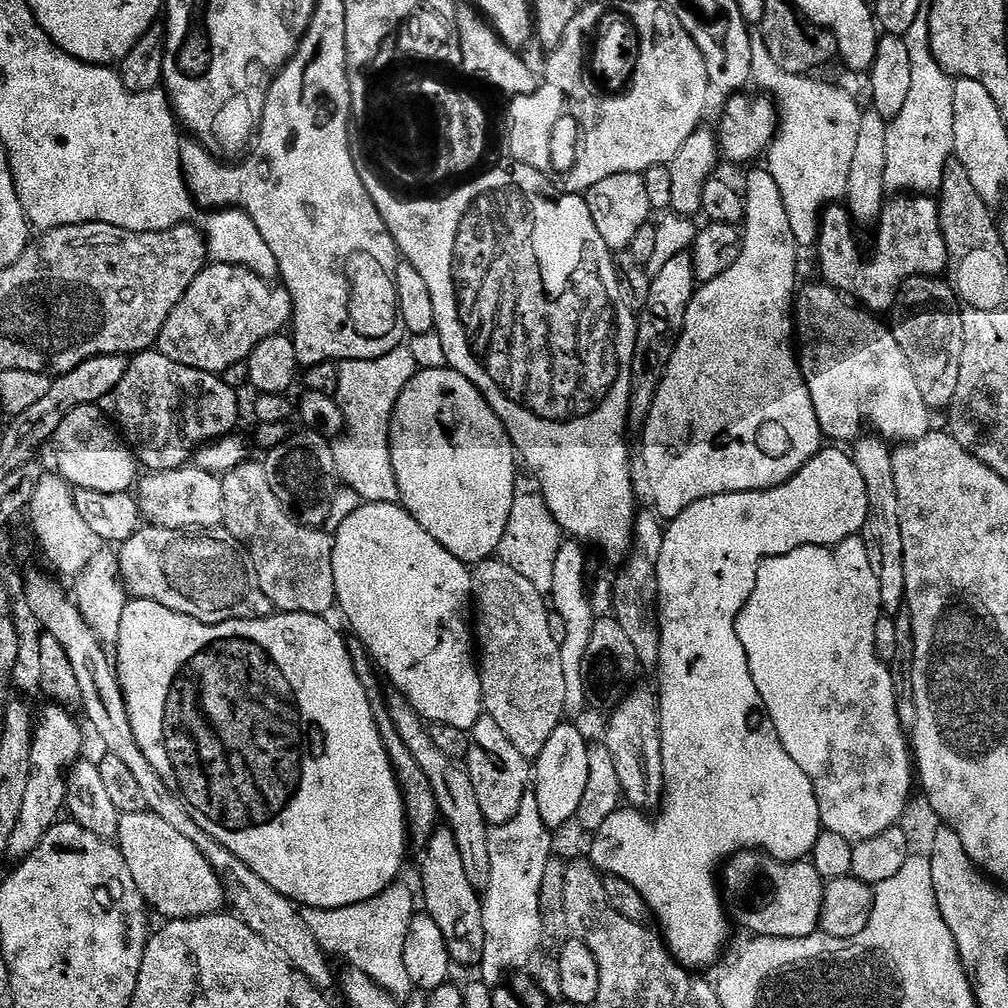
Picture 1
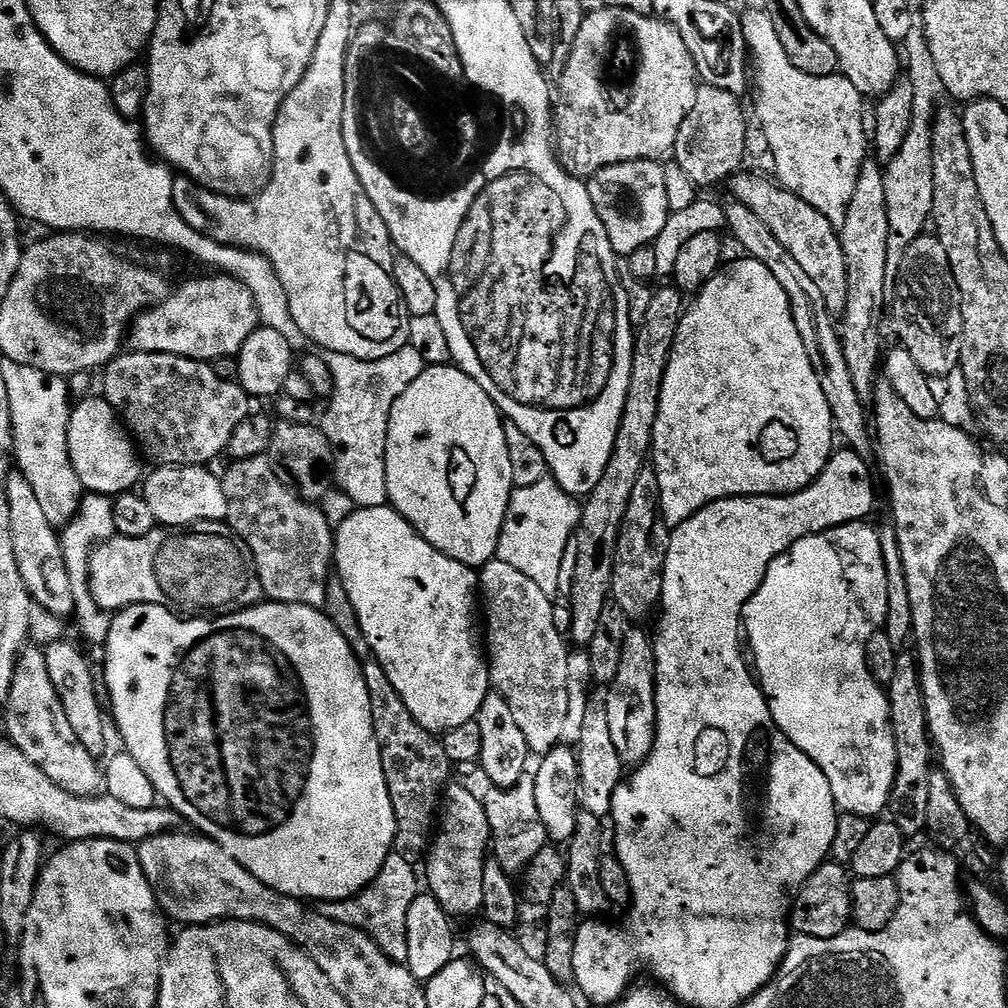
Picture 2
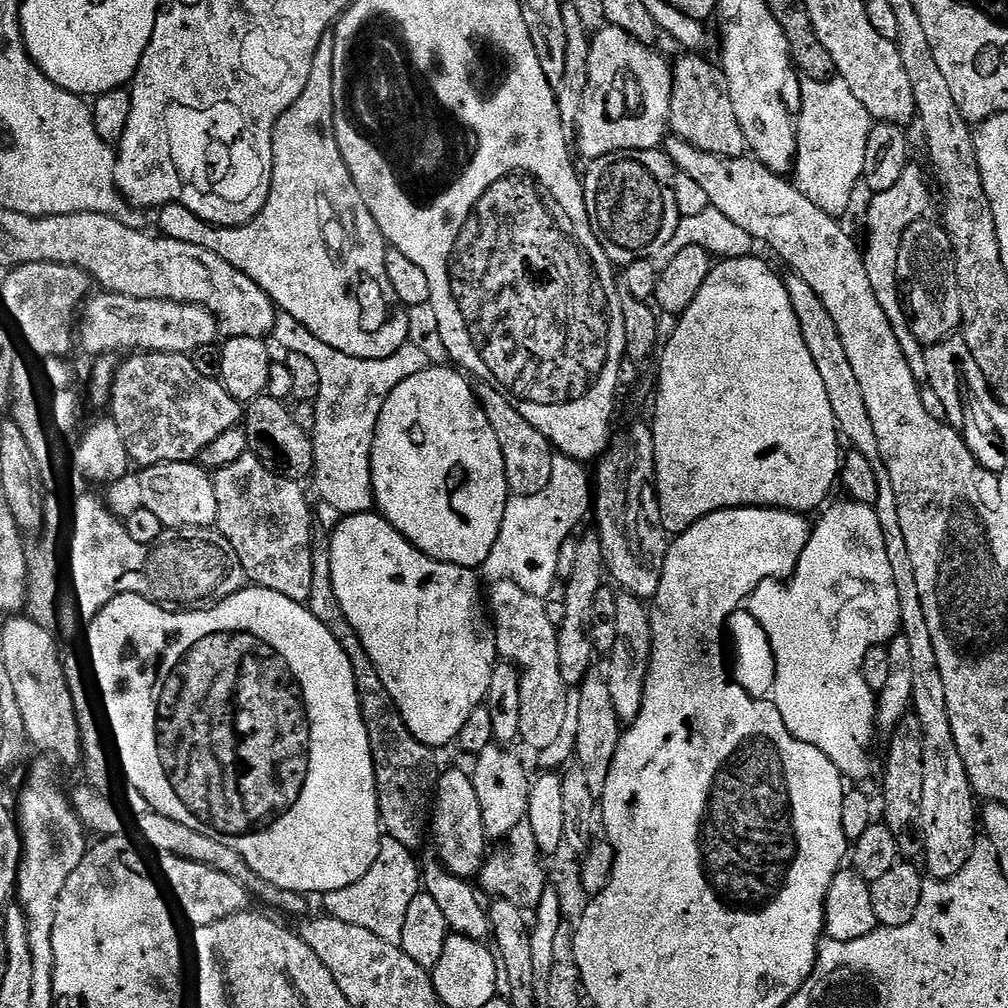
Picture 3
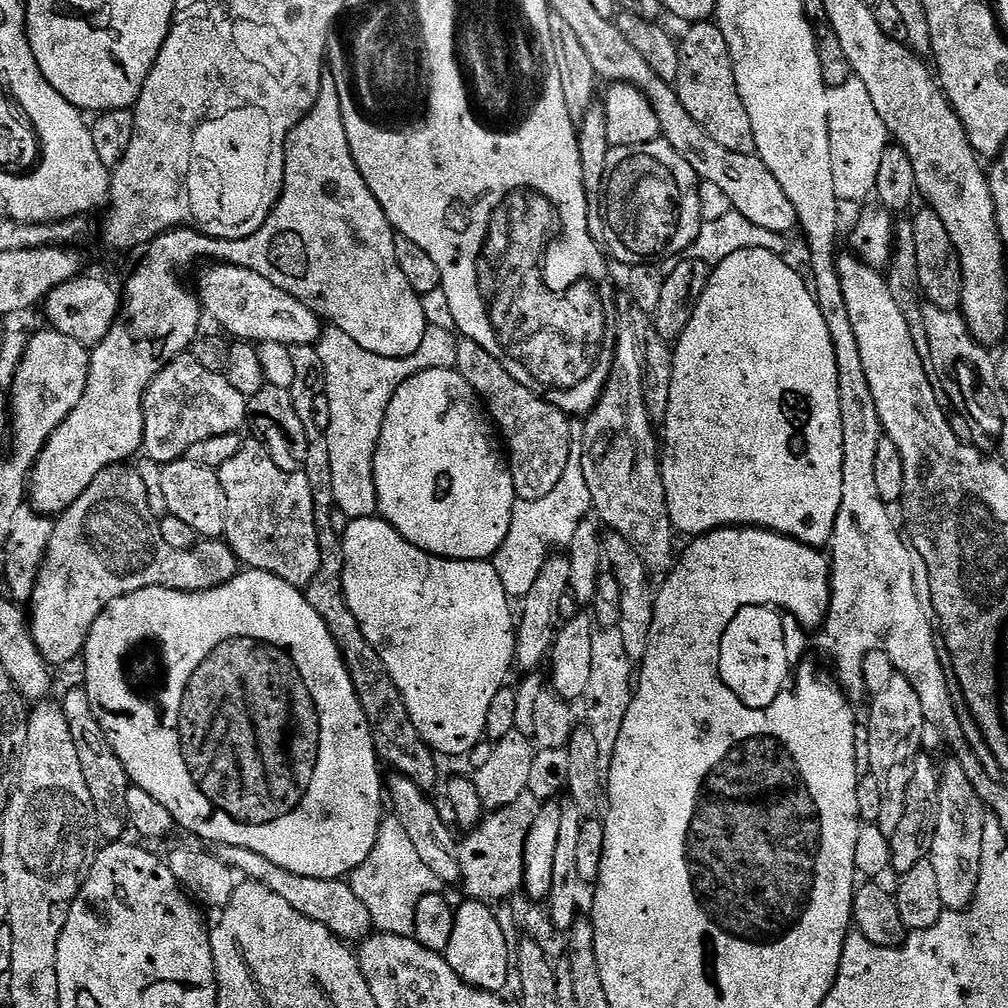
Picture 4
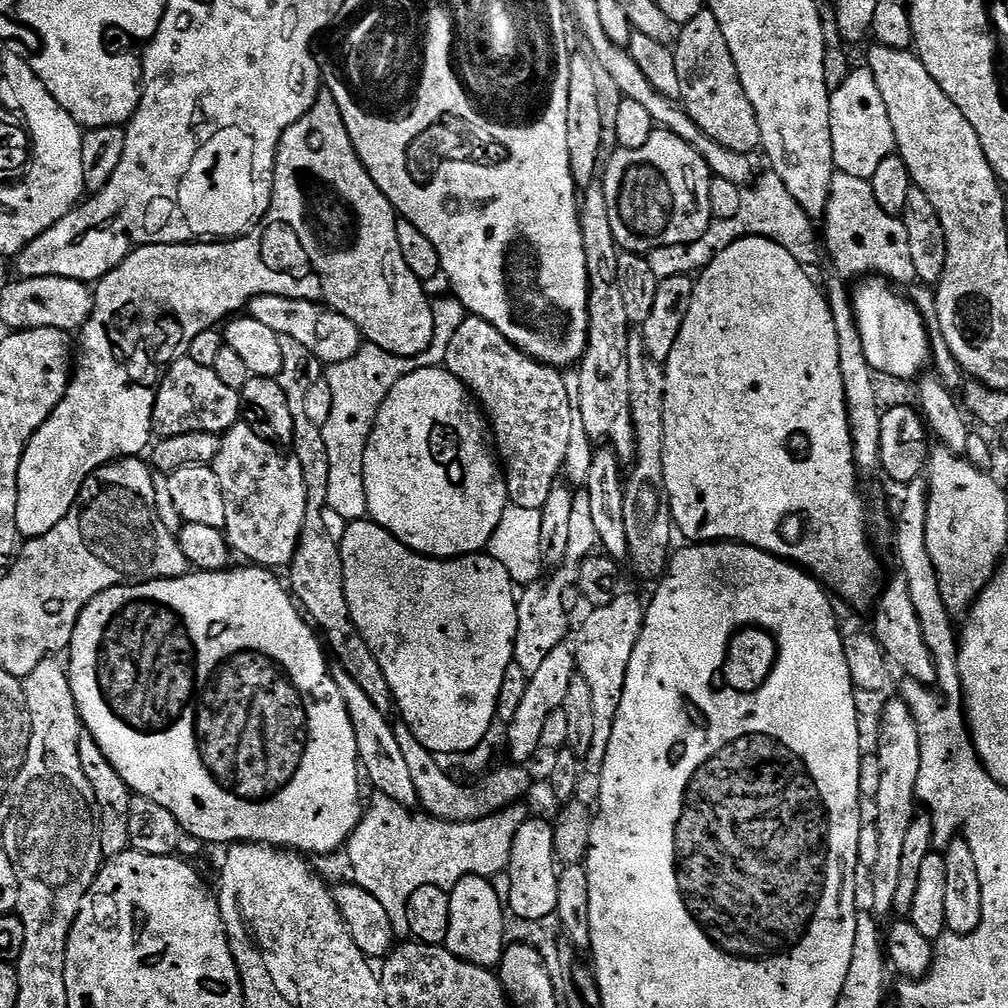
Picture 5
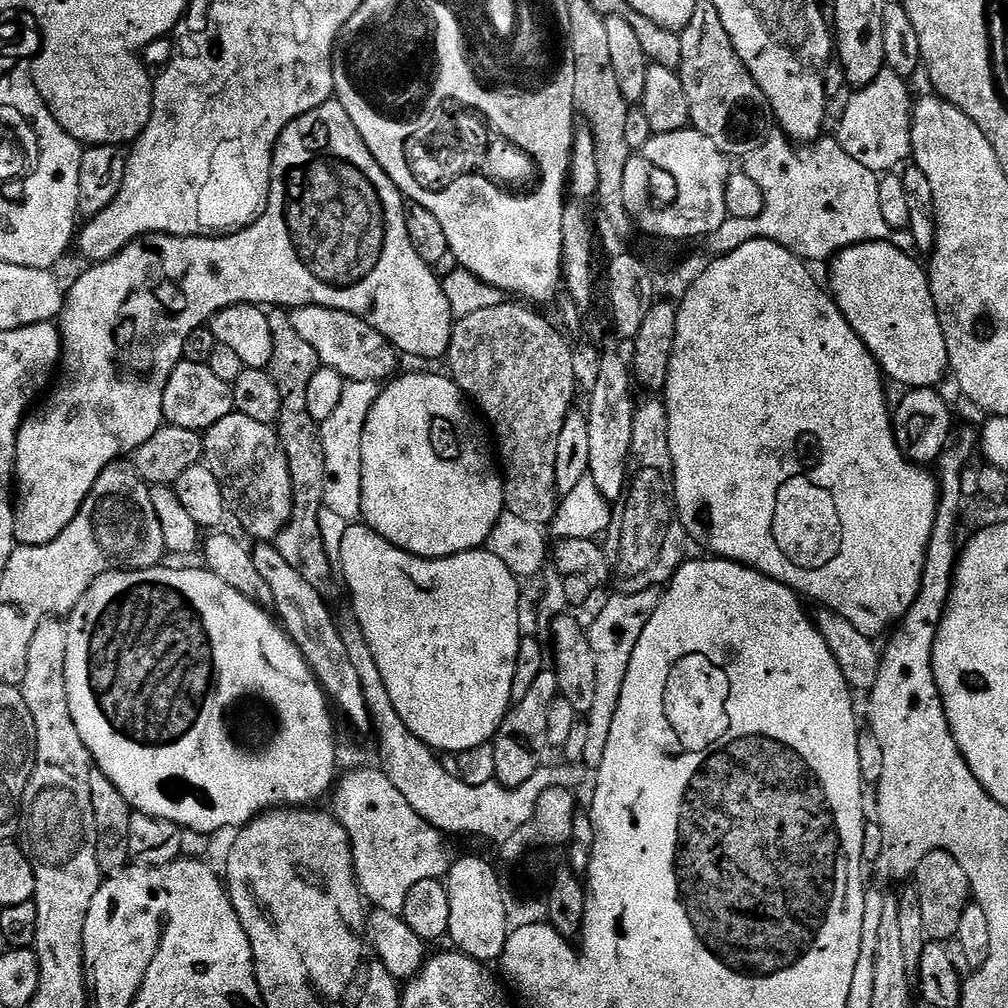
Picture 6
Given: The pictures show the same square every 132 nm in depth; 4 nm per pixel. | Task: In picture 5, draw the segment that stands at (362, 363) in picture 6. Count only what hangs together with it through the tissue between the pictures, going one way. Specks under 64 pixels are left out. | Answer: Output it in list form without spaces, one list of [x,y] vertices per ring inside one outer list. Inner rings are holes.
[[[259,296],[252,300],[246,312],[258,322],[262,322],[262,326],[270,326],[270,330],[277,332],[280,337],[294,338],[294,342],[302,342],[302,346],[313,352],[325,366],[354,358],[362,347],[358,326],[350,322],[350,318],[346,318],[341,312],[329,310],[323,304],[315,304],[312,300],[295,300],[285,296]]]

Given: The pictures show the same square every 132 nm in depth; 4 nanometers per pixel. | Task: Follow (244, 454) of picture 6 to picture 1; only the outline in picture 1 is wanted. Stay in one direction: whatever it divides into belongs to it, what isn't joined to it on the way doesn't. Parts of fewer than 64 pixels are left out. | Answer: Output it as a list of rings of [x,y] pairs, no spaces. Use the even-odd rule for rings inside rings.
[[[245,462],[223,473],[223,531],[229,532],[252,555],[262,586],[262,594],[270,598],[273,609],[324,616],[337,607],[334,586],[333,537],[319,528],[299,524],[278,502],[270,490],[263,463]]]

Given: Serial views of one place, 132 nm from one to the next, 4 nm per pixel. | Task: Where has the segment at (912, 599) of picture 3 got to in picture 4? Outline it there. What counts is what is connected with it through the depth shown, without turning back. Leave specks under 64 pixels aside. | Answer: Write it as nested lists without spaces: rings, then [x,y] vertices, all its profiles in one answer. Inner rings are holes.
[[[953,758],[939,769],[939,788],[934,793],[932,840],[928,842],[928,859],[935,871],[941,907],[947,911],[963,911],[976,895],[981,870],[982,834],[986,807],[966,778],[965,771]]]

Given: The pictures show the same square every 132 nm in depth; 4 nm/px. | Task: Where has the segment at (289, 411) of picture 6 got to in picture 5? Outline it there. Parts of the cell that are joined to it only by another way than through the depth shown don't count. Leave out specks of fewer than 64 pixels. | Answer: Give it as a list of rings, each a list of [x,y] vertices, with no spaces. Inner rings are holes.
[[[281,336],[280,345],[282,370],[278,379],[282,390],[286,390],[286,398],[290,402],[290,414],[294,414],[294,455],[302,466],[302,478],[306,478],[308,495],[306,522],[290,565],[290,573],[292,572],[290,592],[315,625],[328,631],[328,636],[332,639],[332,648],[340,659],[337,660],[339,665],[348,671],[354,682],[358,682],[358,686],[362,686],[362,690],[366,690],[366,694],[370,694],[374,706],[388,710],[394,704],[392,691],[386,682],[386,674],[382,674],[382,666],[378,666],[370,646],[364,641],[363,636],[357,634],[356,623],[352,621],[350,606],[346,602],[340,545],[337,537],[328,533],[324,517],[324,510],[328,507],[326,490],[330,482],[330,458],[326,454],[326,442],[321,425],[310,422],[310,417],[306,415],[306,394],[310,394],[311,388],[325,375],[326,368],[313,352],[302,346],[302,342],[294,342],[294,338]]]

